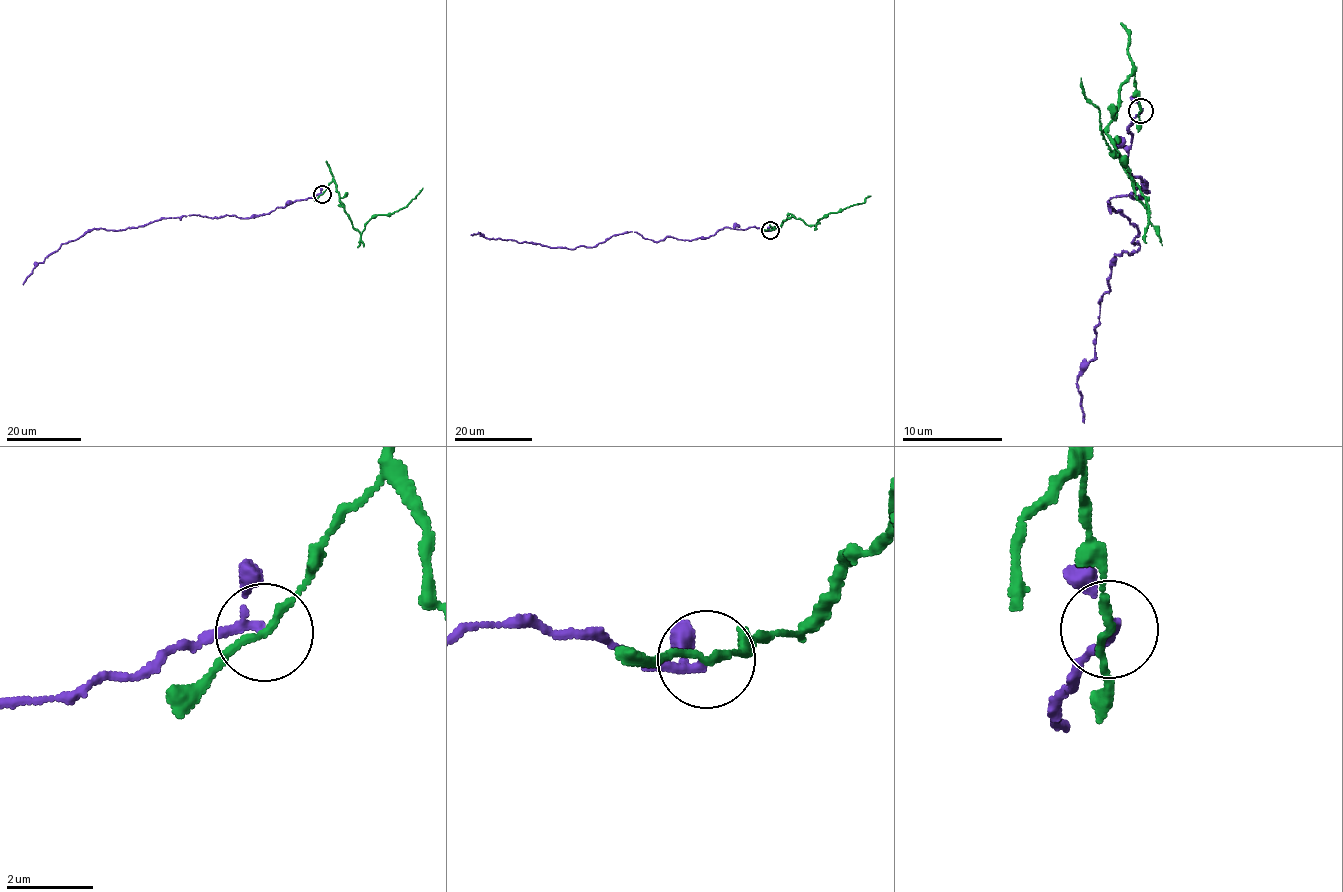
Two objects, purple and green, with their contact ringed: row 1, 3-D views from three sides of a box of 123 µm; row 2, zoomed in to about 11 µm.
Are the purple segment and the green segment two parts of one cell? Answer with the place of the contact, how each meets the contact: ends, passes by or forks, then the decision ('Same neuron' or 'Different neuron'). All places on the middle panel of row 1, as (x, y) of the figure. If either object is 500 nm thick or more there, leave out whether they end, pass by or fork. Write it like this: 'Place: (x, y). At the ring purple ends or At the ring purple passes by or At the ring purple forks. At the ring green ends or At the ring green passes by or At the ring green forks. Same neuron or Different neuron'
Place: (770, 230). At the ring purple passes by. At the ring green passes by. Different neuron

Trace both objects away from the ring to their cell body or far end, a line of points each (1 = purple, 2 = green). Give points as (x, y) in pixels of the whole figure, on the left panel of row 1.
1: (321, 194), (258, 216), (181, 215), (121, 230), (88, 229), (39, 262), (23, 284)
2: (322, 194), (332, 182), (336, 186), (339, 200), (354, 228), (361, 233), (372, 218), (404, 208), (423, 187)

